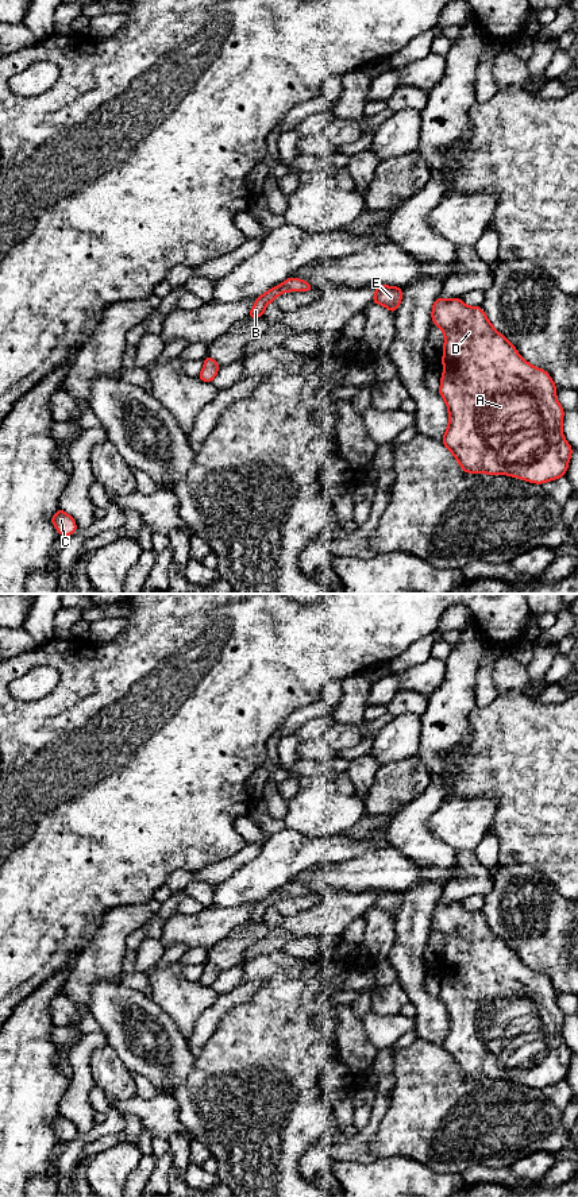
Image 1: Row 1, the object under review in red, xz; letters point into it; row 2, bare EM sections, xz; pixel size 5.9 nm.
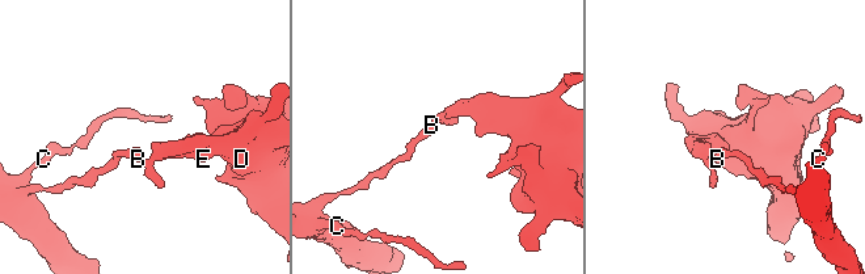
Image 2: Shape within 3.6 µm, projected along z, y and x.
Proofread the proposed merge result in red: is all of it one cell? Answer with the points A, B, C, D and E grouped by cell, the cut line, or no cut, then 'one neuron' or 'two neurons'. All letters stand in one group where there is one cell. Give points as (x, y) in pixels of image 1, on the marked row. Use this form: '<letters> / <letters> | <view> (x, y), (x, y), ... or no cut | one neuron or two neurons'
A D E / B C | xz (282, 284), (288, 290) | two neurons

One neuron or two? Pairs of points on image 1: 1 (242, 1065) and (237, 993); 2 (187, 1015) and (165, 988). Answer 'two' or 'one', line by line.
1: two
2: one

